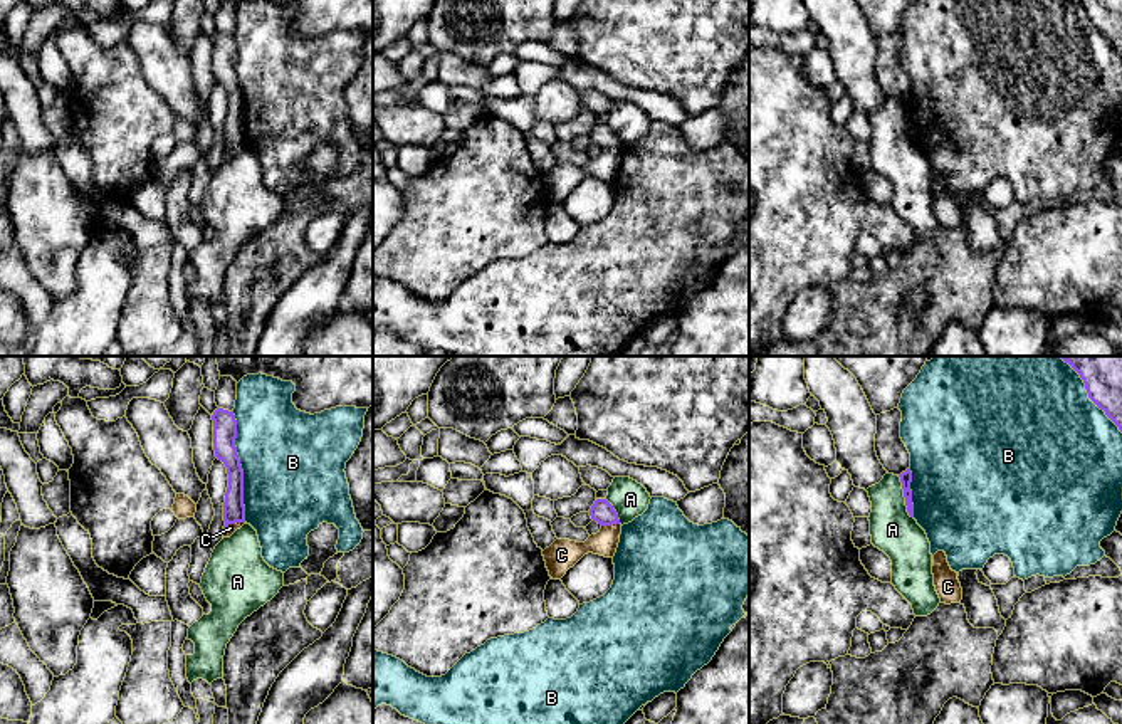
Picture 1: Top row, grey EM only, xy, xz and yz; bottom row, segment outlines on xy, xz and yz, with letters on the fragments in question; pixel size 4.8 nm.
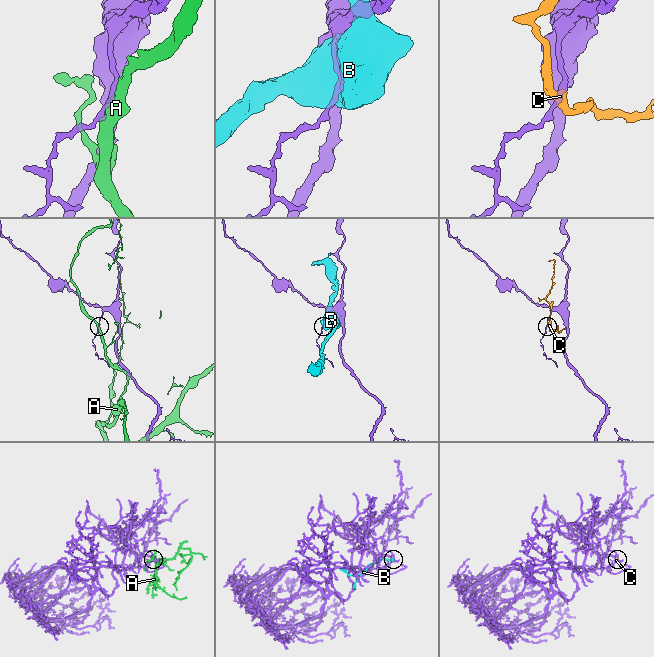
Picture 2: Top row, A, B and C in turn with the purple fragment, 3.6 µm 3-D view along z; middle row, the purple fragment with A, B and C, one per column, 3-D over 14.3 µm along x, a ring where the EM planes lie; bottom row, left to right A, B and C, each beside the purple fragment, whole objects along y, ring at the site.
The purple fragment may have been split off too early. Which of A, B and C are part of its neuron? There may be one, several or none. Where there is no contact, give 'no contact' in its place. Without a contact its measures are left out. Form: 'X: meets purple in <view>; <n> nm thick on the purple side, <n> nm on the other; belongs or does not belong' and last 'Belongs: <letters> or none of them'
A: meets purple in yz; 60 nm thick on the purple side, 220 nm on the other; does not belong
B: meets purple in xy; 110 nm thick on the purple side, 480 nm on the other; does not belong
C: meets purple in xy; 110 nm thick on the purple side, 50 nm on the other; does not belong
Belongs: none of them

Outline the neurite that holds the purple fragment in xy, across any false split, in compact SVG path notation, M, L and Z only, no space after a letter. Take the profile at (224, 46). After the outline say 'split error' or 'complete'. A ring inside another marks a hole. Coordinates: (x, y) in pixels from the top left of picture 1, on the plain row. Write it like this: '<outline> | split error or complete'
M217 32L212 44L215 81L225 87L228 97L228 111L223 126L225 153L228 148L245 146L244 94L235 71L237 44L233 35Z | complete

